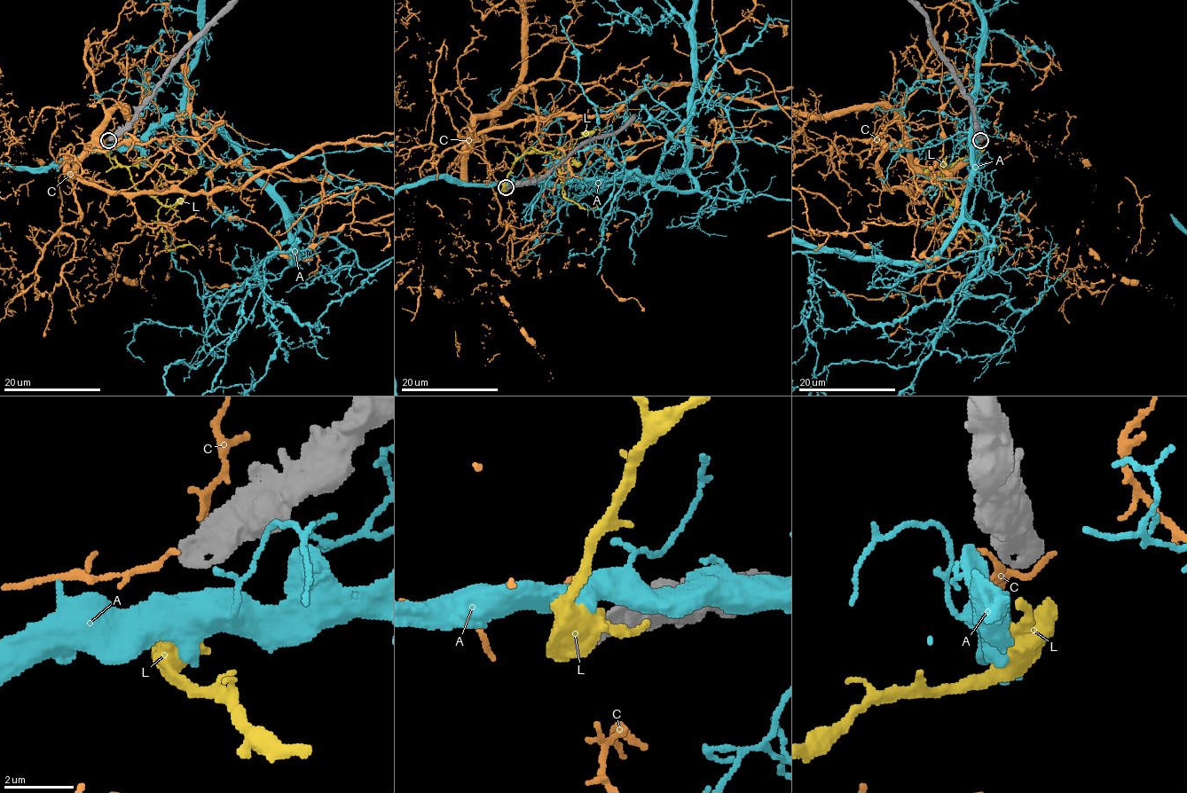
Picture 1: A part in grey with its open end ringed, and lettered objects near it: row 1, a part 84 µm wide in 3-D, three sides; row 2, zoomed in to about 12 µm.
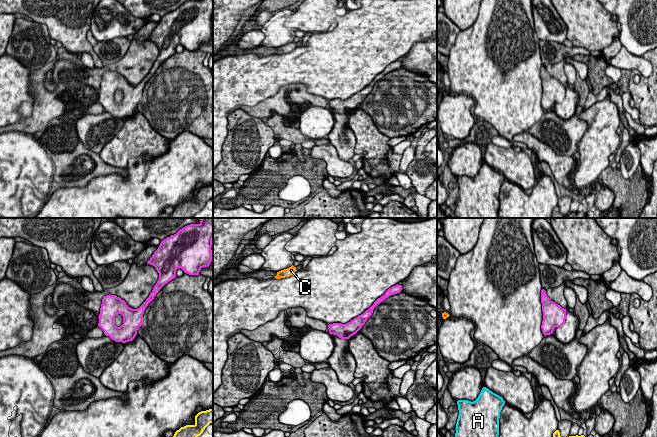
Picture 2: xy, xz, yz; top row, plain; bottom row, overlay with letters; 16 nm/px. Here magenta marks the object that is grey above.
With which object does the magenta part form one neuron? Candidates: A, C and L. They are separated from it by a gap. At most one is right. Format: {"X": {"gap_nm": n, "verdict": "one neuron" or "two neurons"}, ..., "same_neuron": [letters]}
{"A": {"gap_nm": 1200, "verdict": "two neurons"}, "C": {"gap_nm": 1000, "verdict": "two neurons"}, "L": {"gap_nm": 1550, "verdict": "two neurons"}, "same_neuron": []}

